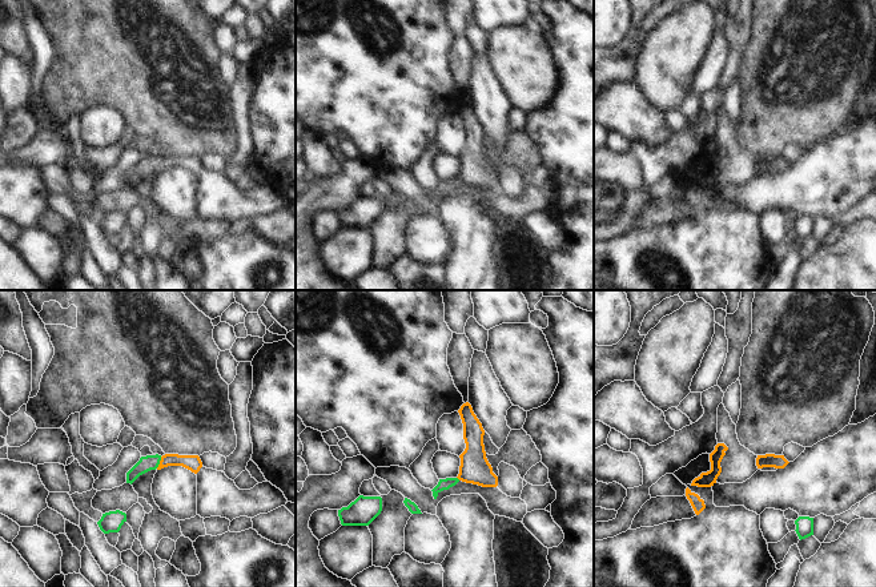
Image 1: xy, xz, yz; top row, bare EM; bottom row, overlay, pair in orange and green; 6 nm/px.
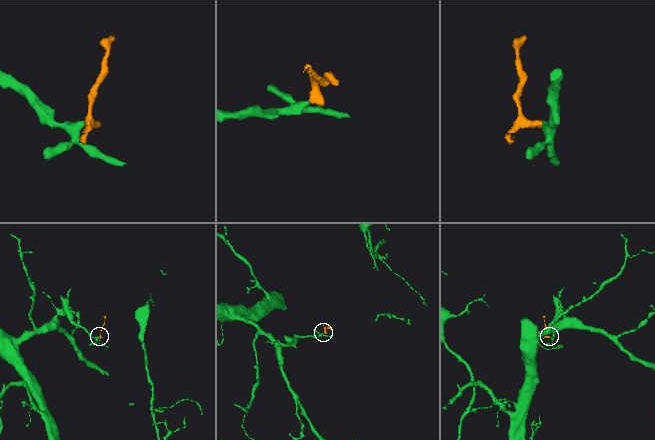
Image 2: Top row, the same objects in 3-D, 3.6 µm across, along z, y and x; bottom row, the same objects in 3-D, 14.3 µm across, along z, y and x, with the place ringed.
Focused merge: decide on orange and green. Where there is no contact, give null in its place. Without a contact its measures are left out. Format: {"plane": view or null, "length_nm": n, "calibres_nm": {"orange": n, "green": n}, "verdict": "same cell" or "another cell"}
{"plane": "xy", "length_nm": 80, "calibres_nm": {"orange": 100, "green": 100}, "verdict": "same cell"}

